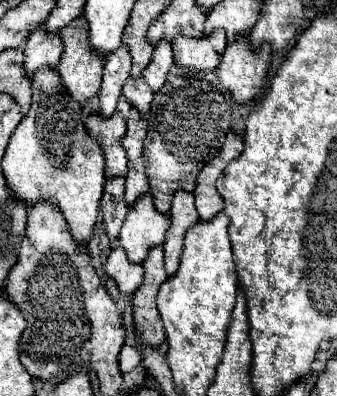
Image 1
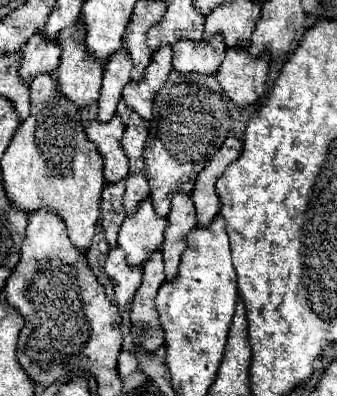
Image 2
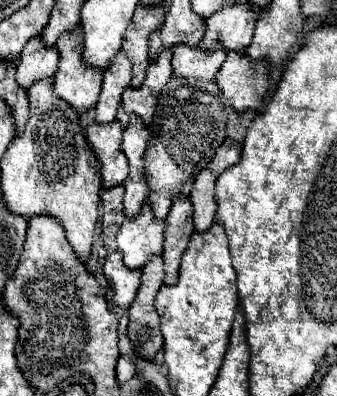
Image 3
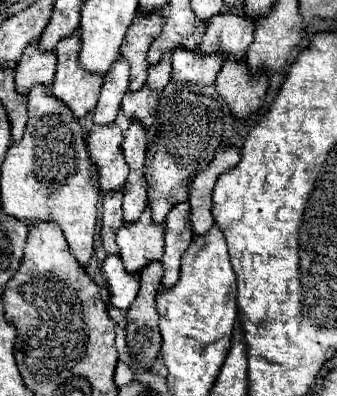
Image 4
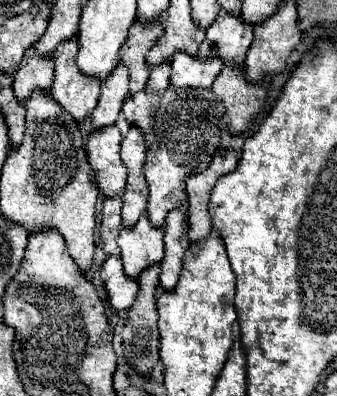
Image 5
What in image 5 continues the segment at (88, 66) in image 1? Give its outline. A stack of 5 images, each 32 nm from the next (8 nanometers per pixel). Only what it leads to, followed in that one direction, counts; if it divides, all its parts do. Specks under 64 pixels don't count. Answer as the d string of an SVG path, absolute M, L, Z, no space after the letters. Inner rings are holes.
M76 36L72 40L66 40L56 48L54 52L54 84L52 84L52 98L76 120L84 120L92 114L92 110L98 104L100 94L100 80L88 80L78 68L76 68Z

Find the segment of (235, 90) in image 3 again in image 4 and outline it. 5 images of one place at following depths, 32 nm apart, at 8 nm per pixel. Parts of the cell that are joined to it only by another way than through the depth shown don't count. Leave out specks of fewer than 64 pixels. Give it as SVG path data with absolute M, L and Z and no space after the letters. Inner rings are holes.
M226 60L214 86L234 112L236 126L242 126L244 116L260 110L268 90L268 76L248 76L246 60Z

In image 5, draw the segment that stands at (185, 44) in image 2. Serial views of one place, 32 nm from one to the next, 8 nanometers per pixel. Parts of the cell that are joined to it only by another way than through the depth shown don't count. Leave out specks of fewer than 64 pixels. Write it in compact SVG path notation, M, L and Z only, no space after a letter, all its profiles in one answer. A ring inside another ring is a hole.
M176 52L172 60L170 84L174 86L174 90L210 88L214 78L222 70L222 64L222 60L200 60L198 56Z

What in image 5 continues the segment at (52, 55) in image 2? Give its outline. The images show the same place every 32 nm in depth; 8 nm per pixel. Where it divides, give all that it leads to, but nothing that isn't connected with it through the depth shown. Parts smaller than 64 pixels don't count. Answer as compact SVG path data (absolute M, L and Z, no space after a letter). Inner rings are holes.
M28 48L24 52L24 60L20 62L18 72L14 74L14 94L20 102L26 102L28 96L36 88L50 88L54 76L54 60L52 56L40 56L36 48Z

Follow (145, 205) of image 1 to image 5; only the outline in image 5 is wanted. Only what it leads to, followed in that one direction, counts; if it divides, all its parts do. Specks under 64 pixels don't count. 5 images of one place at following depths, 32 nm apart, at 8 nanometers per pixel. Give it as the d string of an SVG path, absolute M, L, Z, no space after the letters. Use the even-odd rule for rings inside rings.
M148 212L130 230L120 230L118 246L122 250L124 272L130 278L136 278L144 268L164 258L164 230L156 228L148 220Z

